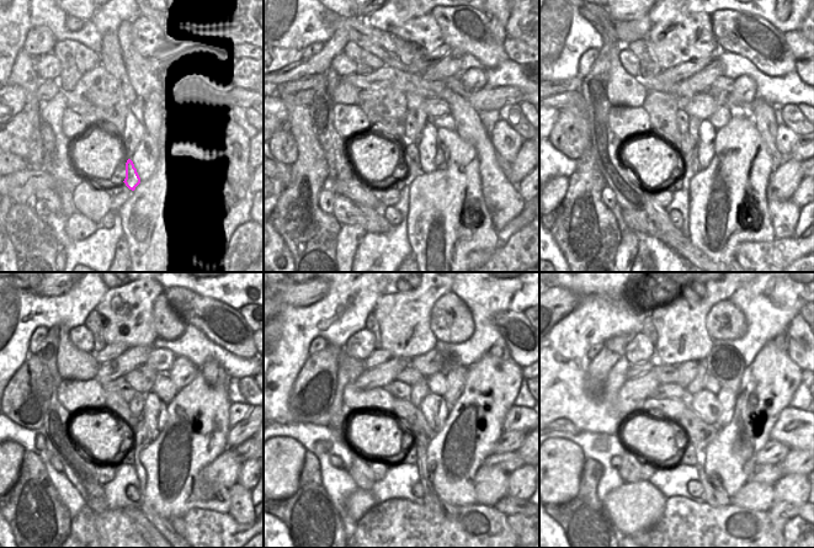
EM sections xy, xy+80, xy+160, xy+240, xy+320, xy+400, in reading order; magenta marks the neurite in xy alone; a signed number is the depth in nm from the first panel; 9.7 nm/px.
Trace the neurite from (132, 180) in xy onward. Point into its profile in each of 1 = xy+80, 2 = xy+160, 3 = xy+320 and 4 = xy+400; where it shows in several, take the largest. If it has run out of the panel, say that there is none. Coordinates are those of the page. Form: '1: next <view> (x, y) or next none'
1: next xy+80 (410, 157)
2: next xy+160 (689, 148)
3: next xy+320 (419, 390)
4: next xy+400 (697, 384)

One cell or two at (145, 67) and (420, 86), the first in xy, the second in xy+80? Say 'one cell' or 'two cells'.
one cell

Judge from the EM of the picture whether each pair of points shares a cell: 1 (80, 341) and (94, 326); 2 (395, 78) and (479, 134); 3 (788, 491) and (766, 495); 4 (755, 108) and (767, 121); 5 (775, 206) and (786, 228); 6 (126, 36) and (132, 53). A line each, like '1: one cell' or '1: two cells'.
1: two cells
2: one cell
3: two cells
4: one cell
5: one cell
6: one cell

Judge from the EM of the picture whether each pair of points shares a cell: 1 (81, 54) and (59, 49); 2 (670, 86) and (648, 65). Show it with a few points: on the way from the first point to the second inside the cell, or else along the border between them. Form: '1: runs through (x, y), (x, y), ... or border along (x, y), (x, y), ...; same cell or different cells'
1: runs through (76, 54), (64, 49); same cell
2: runs through (664, 84), (652, 72); same cell

